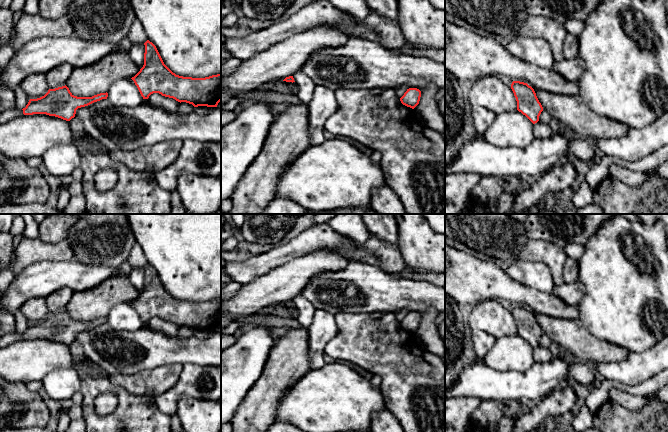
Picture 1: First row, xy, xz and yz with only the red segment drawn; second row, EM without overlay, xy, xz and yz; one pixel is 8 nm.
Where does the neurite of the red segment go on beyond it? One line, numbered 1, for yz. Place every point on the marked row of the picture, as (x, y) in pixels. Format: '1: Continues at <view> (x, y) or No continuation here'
1: No continuation here

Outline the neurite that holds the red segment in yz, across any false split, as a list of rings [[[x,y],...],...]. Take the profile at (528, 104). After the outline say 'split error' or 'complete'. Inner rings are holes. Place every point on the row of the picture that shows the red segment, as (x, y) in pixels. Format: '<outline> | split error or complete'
[[[513,81],[511,89],[517,101],[517,110],[525,115],[533,124],[539,121],[543,107],[534,89],[527,83]]] | complete

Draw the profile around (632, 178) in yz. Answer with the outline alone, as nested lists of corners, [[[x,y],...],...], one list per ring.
[[[612,164],[609,168],[609,176],[629,186],[638,186],[648,177],[648,173],[632,171],[622,166]]]

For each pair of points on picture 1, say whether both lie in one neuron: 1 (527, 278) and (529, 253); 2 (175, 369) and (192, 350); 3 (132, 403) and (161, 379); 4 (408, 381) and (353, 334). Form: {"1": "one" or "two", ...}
{"1": "two", "2": "two", "3": "two", "4": "one"}

